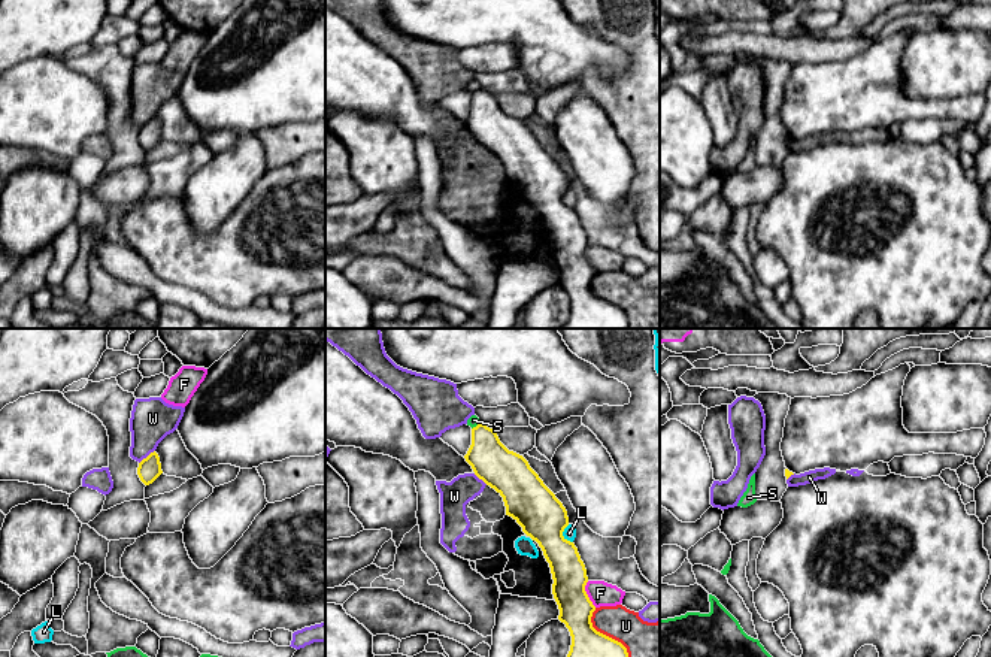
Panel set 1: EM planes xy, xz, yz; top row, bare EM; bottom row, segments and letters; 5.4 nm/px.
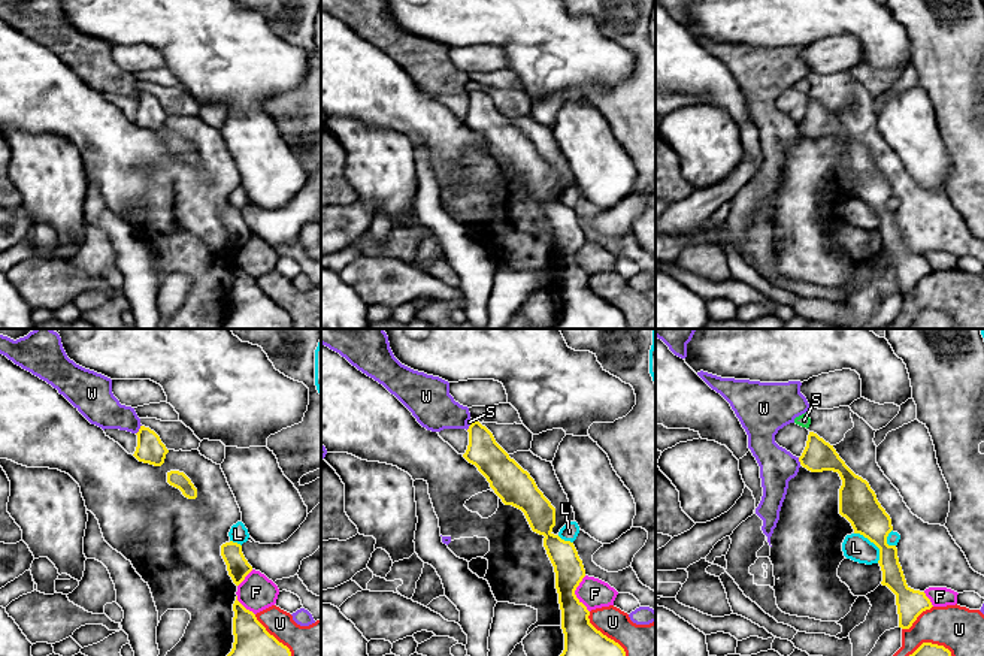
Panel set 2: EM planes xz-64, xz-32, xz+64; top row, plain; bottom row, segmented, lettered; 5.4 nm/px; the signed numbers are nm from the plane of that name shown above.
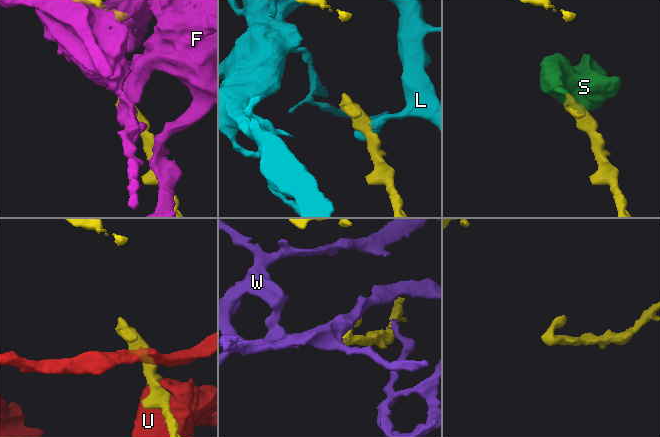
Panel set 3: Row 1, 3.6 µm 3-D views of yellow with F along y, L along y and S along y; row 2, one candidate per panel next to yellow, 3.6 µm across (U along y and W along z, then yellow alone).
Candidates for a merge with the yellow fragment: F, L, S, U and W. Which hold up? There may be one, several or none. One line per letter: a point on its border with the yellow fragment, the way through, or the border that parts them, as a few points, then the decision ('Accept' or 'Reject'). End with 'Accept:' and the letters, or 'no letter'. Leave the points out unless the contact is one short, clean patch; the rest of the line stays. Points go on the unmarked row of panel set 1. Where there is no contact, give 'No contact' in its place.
F: Touches yellow at xz (587, 260). Reject
L: Touches yellow at xz (561, 200). Reject
S: Touches yellow at xz (476, 91). Boundary: xz (479, 87), (472, 94). Reject
U: Touches yellow at xz (608, 302). Reject
W: Touches yellow at xy (148, 121). Reject
Accept: no letter

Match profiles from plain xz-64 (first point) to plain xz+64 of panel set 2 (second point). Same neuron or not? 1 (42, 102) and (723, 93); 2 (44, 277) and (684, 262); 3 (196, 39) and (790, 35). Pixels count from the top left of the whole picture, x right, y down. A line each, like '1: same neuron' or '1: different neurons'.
1: same neuron
2: same neuron
3: same neuron

